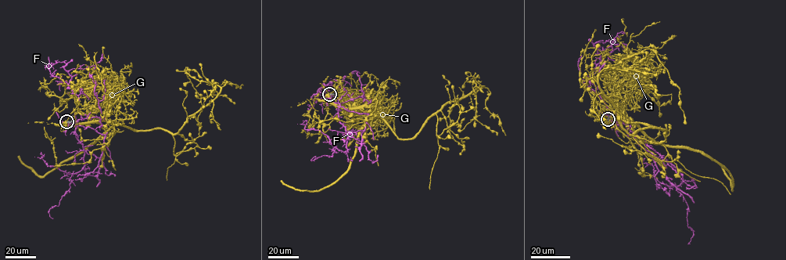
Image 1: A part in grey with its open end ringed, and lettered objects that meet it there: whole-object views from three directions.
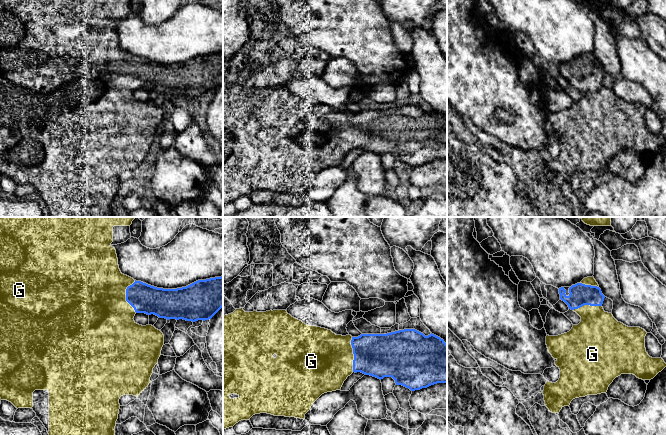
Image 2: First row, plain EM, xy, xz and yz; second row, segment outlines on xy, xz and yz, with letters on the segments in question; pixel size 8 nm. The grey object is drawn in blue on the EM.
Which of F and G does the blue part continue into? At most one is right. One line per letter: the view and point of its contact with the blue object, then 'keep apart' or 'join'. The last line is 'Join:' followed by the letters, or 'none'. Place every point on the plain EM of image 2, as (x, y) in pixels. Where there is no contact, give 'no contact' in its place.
F: no contact | keep apart
G: xy (126, 72) | join
Join: G

